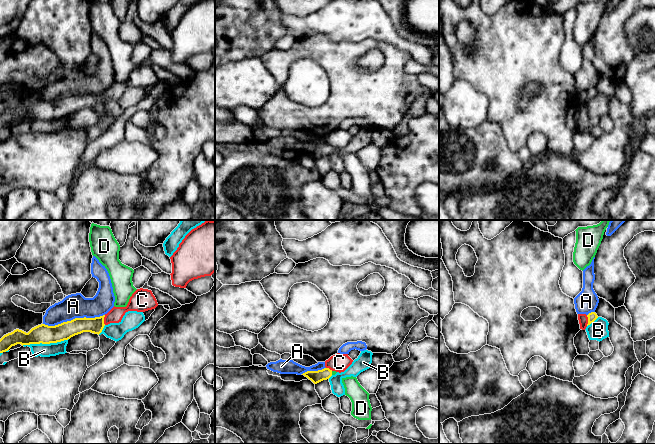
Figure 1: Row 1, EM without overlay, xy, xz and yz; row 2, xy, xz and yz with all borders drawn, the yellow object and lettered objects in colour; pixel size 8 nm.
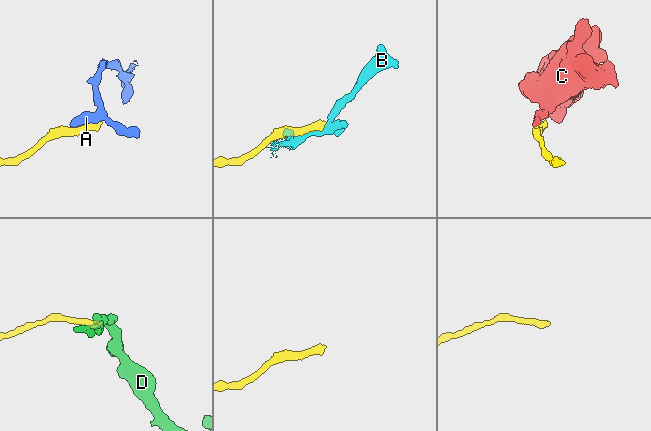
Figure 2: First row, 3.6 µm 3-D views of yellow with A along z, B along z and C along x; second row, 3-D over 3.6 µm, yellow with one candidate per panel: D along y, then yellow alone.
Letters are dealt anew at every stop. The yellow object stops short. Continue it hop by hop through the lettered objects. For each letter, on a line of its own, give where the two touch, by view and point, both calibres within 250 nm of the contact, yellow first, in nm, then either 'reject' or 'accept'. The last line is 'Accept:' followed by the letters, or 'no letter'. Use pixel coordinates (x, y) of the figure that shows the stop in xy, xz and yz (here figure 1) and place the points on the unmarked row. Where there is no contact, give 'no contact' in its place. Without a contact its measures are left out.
A: contact xy (73, 95); calibres 150 and 190 nm; reject
B: contact xy (45, 119); calibres 150 and 110 nm; reject
C: contact yz (588, 96); calibres 70 and 80 nm; reject
D: contact xz (331, 149); calibres 100 and 30 nm; accept
Accept: D

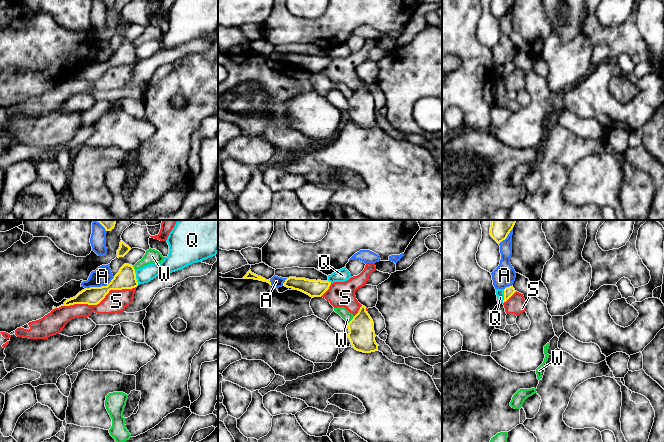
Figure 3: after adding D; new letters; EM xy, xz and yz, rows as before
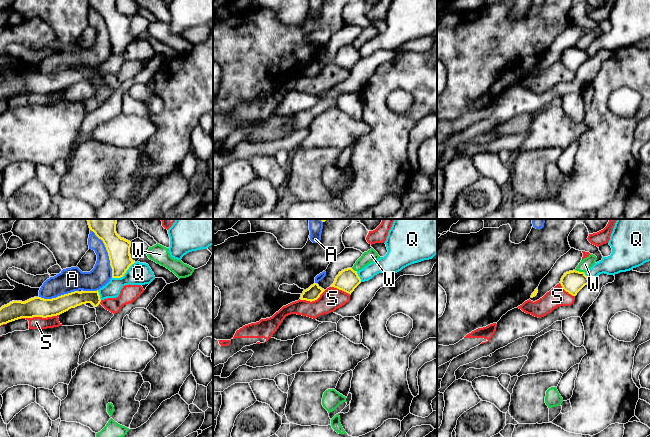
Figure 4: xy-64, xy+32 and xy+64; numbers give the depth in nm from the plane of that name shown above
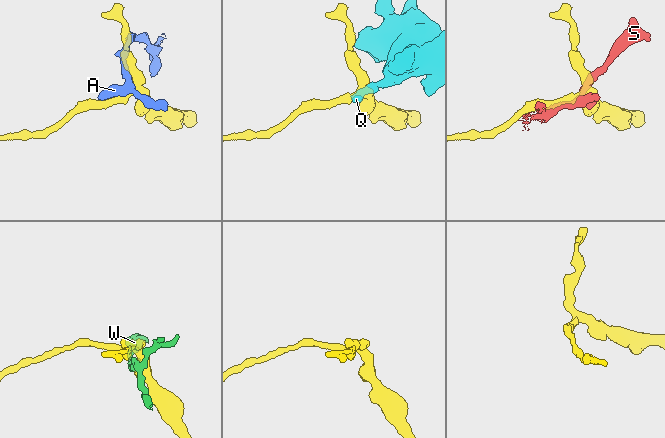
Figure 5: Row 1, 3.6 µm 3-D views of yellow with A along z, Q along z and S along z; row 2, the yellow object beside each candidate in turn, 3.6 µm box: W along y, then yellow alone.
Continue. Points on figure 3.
A: contact xy (99, 63); calibres 160 and 150 nm; reject
Q: contact xy (135, 53); calibres 160 and 130 nm; reject
S: contact xy (97, 79); calibres 140 and 180 nm; reject
W: contact xz (351, 96); calibres 220 and 80 nm; reject
Accept: no letter

